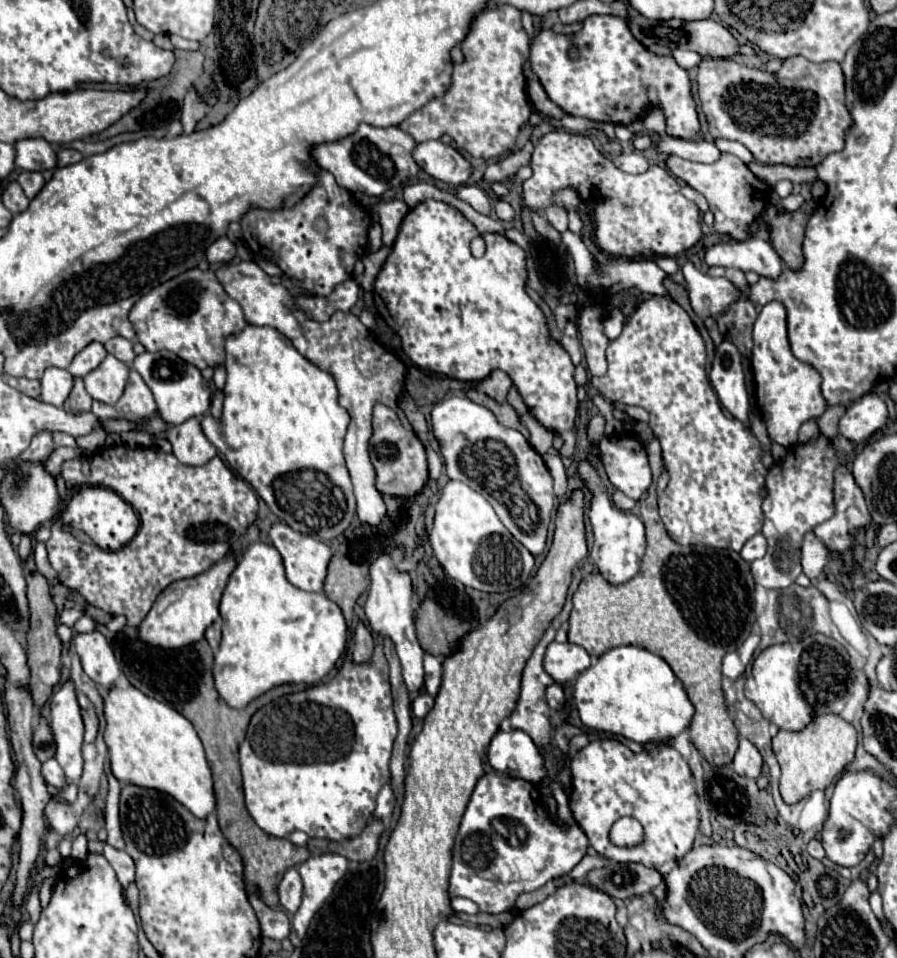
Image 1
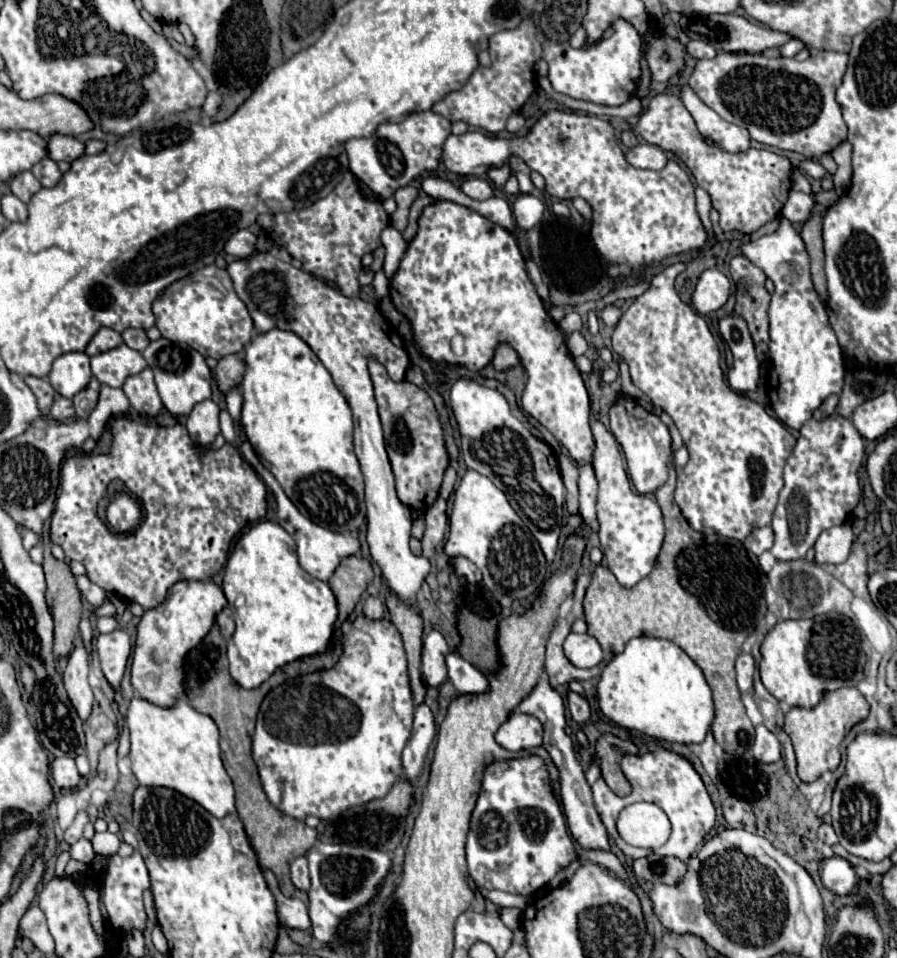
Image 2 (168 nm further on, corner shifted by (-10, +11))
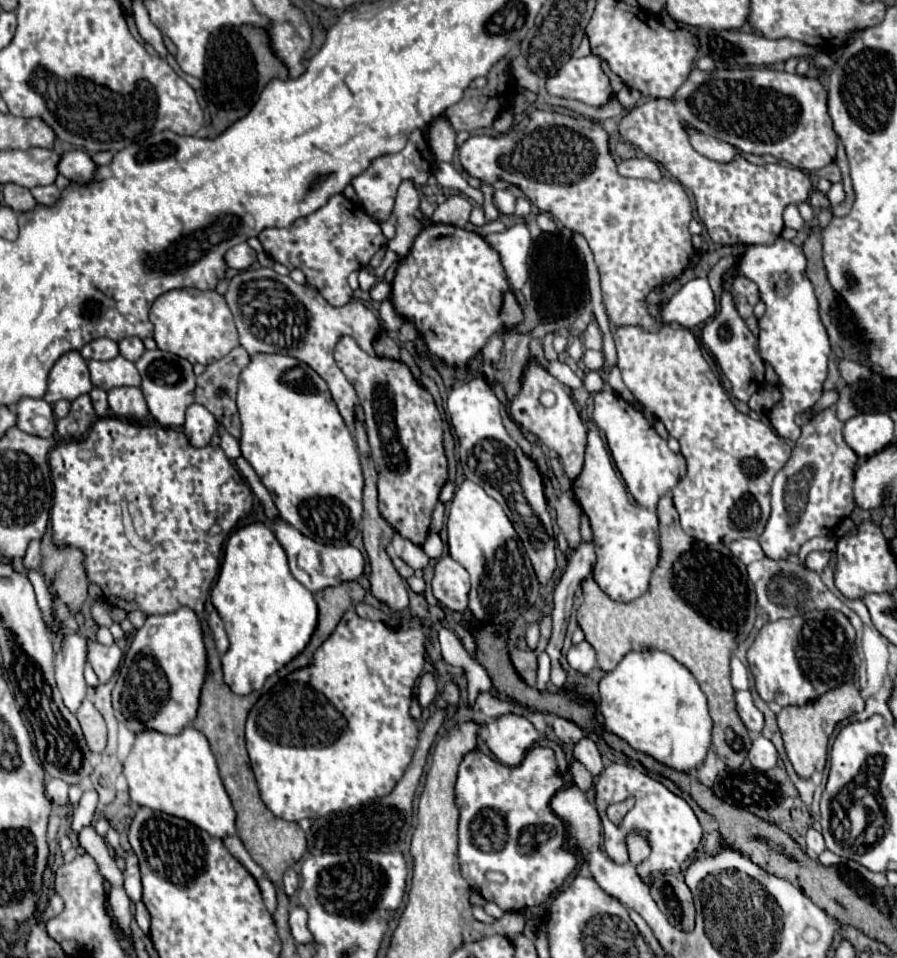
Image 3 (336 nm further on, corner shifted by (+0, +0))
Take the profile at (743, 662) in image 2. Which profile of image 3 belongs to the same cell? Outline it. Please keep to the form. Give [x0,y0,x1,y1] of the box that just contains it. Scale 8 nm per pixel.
[734,691,764,733]

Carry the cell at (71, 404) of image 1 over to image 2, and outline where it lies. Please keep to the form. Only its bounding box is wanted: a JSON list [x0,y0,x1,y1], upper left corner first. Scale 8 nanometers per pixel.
[74,378,100,420]

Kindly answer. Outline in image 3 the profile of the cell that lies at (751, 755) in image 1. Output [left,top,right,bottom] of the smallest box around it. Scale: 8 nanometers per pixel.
[748,735,778,769]

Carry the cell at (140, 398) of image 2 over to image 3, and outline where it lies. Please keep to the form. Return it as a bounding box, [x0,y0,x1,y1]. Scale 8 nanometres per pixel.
[108,387,148,421]

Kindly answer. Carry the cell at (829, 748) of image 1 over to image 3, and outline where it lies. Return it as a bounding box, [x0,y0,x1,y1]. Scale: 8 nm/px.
[778,685,864,779]

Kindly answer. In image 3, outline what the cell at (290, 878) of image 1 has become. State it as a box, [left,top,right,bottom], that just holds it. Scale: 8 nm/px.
[284,869,298,895]

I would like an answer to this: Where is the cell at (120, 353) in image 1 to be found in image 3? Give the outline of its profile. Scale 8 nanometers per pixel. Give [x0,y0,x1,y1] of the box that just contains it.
[118,337,146,361]

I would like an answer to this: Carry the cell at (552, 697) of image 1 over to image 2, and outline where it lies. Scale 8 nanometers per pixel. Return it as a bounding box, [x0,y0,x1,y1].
[568,692,590,724]

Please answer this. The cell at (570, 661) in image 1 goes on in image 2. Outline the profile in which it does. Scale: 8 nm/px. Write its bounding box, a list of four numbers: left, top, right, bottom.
[564,634,602,668]

